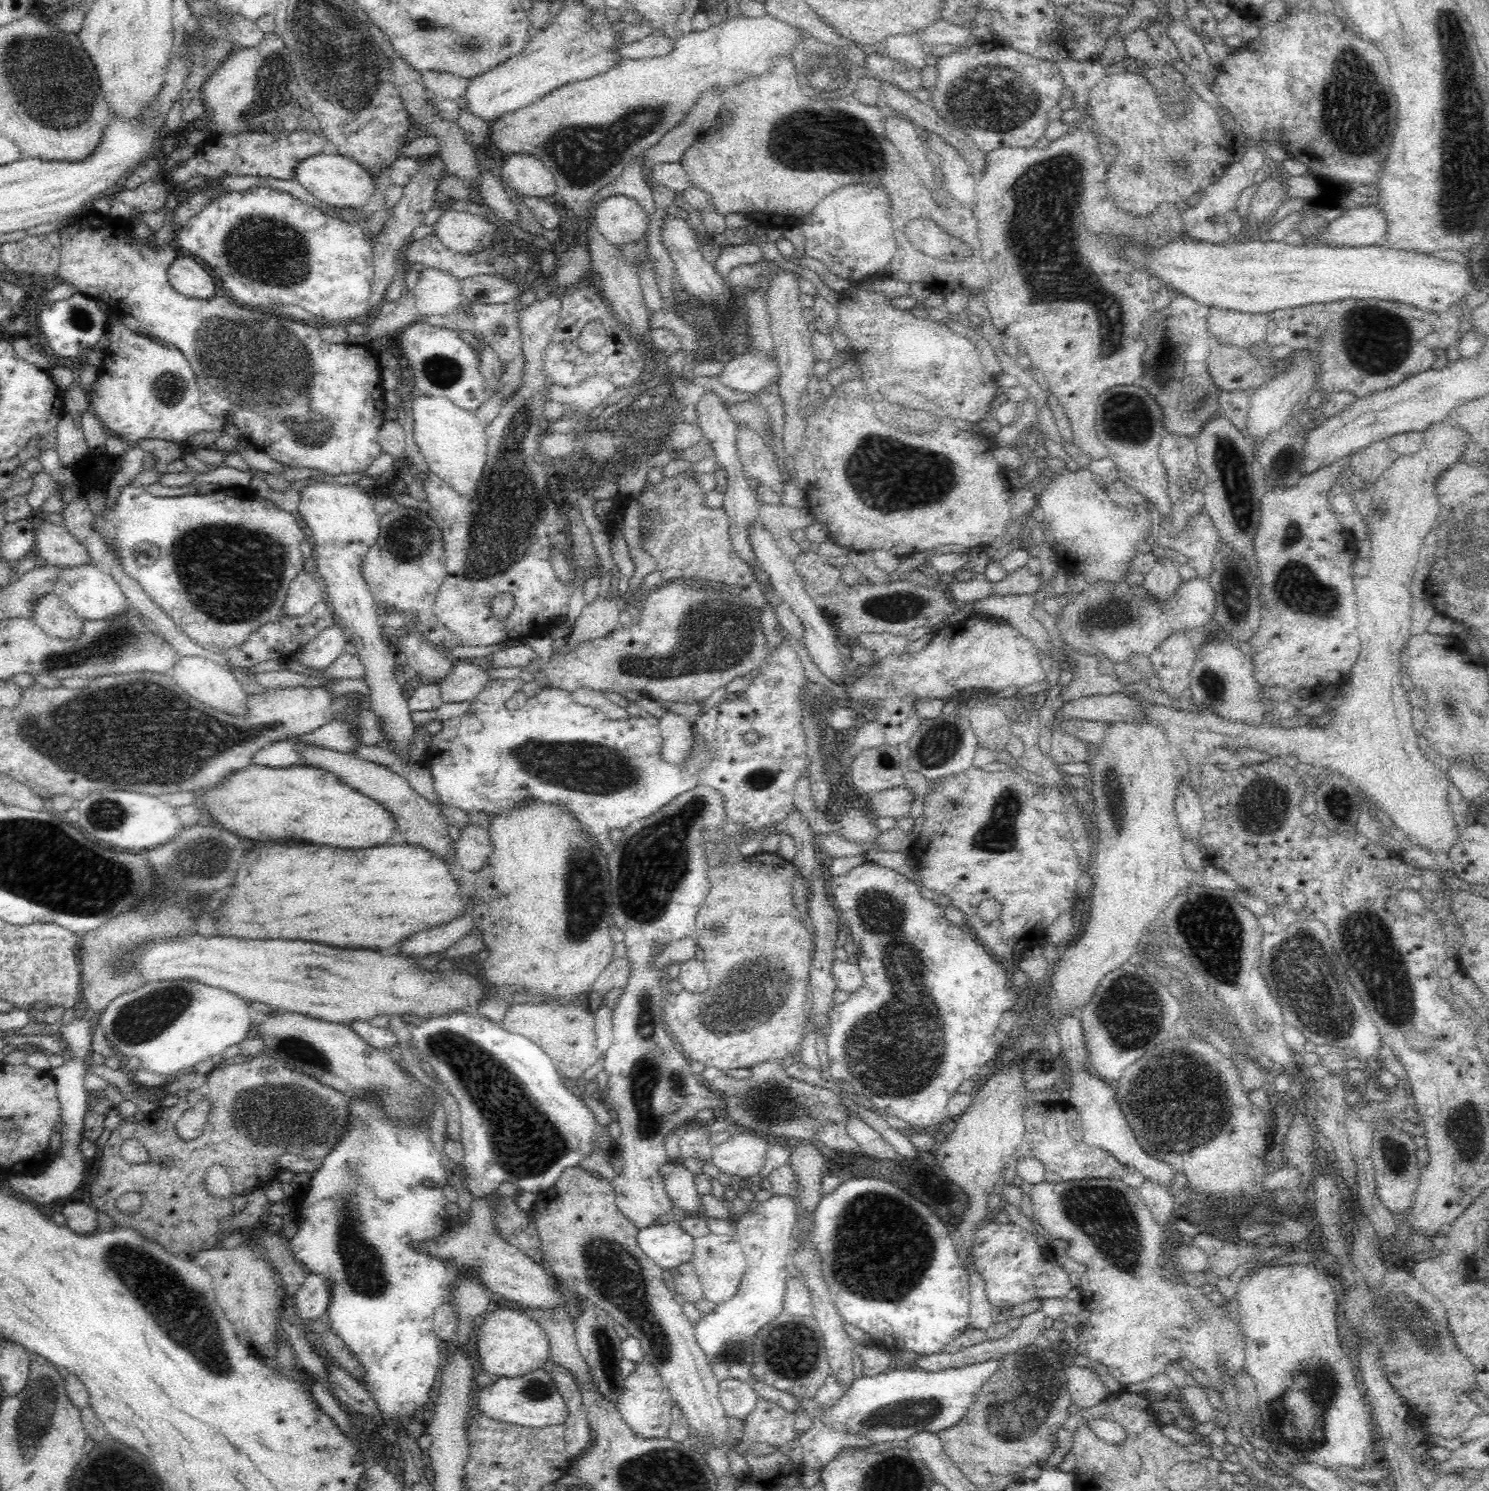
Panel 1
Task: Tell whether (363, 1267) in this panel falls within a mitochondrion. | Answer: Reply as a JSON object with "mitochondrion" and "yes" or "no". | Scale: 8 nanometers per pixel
{"mitochondrion":"yes"}

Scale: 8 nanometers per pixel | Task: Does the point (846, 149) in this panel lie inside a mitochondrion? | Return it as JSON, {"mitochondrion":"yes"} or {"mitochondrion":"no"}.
{"mitochondrion":"yes"}

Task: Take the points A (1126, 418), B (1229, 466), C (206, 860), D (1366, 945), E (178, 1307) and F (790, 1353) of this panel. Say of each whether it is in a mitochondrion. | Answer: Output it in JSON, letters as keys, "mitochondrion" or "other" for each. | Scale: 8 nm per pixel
{"A":"mitochondrion","B":"mitochondrion","C":"mitochondrion","D":"mitochondrion","E":"mitochondrion","F":"mitochondrion"}

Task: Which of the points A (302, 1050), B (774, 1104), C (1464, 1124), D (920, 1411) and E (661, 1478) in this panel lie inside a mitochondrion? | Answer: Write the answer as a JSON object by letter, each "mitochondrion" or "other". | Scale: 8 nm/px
{"A":"mitochondrion","B":"mitochondrion","C":"mitochondrion","D":"mitochondrion","E":"mitochondrion"}

